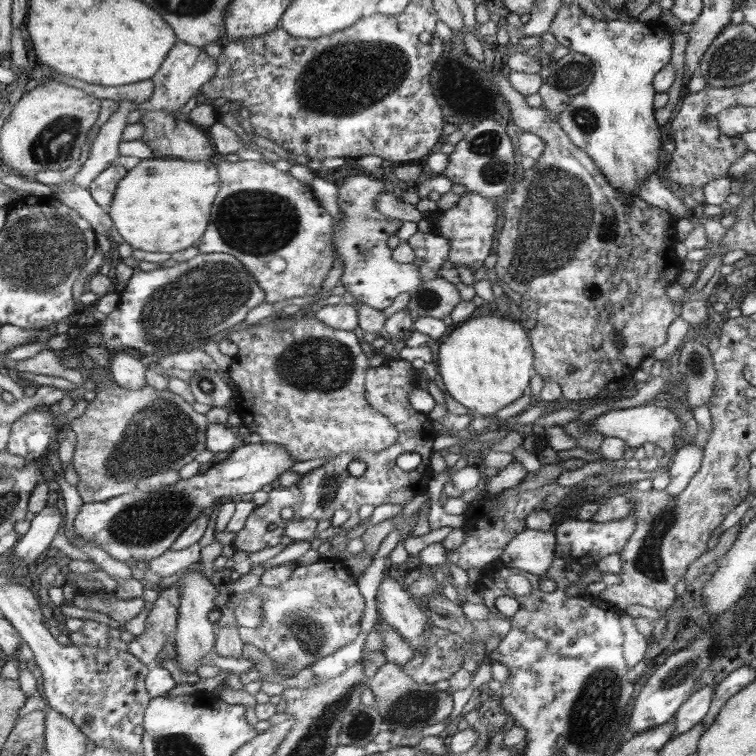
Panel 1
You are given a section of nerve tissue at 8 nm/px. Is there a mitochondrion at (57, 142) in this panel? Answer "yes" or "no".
yes

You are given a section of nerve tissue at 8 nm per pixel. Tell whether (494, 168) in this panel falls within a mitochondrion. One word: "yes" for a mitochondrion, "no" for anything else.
yes

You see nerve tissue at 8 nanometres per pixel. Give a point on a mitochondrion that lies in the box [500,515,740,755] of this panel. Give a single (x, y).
(683, 670)

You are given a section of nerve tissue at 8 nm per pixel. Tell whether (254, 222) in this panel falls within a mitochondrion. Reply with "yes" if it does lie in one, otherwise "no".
yes

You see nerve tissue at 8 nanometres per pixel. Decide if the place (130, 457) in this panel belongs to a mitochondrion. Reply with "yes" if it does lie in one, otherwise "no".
yes

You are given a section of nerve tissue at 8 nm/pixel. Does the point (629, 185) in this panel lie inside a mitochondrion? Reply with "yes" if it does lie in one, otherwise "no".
no

